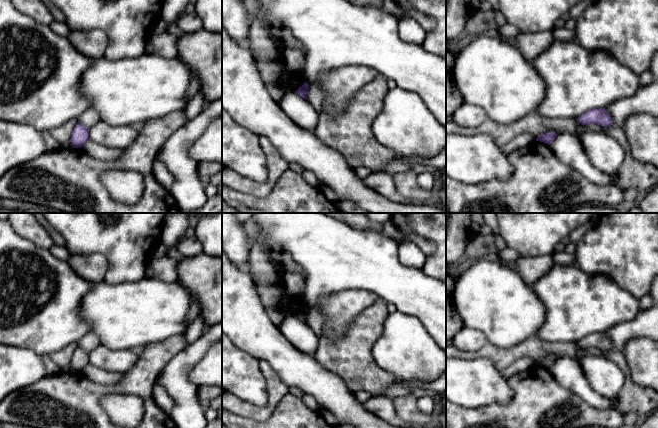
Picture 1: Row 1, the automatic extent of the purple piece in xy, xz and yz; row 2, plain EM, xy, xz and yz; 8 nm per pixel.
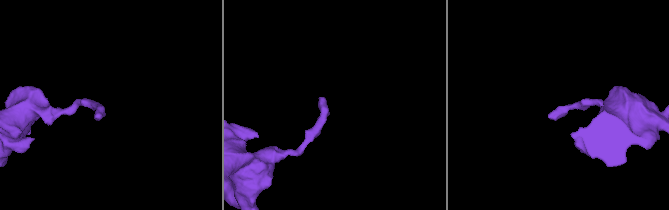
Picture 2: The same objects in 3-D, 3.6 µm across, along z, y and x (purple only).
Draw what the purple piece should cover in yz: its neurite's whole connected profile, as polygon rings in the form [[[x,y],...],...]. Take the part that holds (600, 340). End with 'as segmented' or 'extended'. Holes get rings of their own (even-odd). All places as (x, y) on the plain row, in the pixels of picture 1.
[[[605,332],[589,334],[583,339],[576,342],[576,344],[582,349],[589,349],[592,347],[595,347],[604,351],[613,349],[613,345]]]; as segmented

